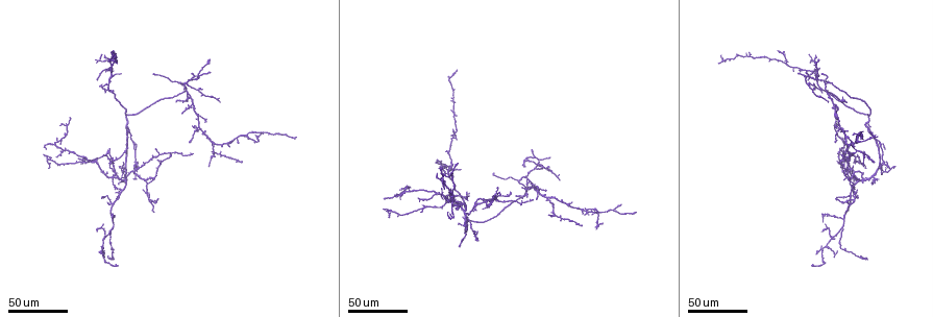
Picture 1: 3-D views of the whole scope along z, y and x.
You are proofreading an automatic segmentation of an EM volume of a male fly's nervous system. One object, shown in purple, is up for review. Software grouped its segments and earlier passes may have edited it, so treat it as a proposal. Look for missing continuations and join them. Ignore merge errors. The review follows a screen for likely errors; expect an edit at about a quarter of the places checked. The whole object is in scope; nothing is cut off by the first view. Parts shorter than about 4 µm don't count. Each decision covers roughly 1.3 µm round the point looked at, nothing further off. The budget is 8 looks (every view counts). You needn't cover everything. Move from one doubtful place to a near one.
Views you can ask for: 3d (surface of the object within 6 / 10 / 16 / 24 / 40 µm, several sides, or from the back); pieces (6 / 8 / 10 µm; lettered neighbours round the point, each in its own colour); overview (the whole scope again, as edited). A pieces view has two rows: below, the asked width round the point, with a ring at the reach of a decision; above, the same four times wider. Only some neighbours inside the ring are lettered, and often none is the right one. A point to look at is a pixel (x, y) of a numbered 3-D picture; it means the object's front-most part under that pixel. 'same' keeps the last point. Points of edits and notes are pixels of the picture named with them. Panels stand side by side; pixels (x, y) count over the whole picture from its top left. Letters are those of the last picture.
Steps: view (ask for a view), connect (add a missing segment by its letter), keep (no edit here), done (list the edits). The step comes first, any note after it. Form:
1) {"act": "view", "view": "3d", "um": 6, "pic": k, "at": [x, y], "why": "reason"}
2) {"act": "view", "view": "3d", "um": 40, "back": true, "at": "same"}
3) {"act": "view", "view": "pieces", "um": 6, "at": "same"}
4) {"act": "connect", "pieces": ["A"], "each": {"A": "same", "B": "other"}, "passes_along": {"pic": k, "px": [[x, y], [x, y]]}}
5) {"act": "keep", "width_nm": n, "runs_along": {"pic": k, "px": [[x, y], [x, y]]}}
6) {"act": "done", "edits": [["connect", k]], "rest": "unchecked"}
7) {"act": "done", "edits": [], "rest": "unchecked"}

{"act": "view", "view": "3d", "um": 40, "pic": 1, "at": [213, 158], "why": "an open end"}

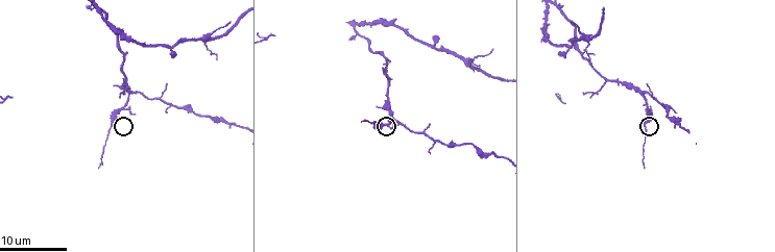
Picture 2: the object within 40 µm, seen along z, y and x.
{"act": "view", "view": "pieces", "um": 10, "pic": 2, "at": [647, 115]}

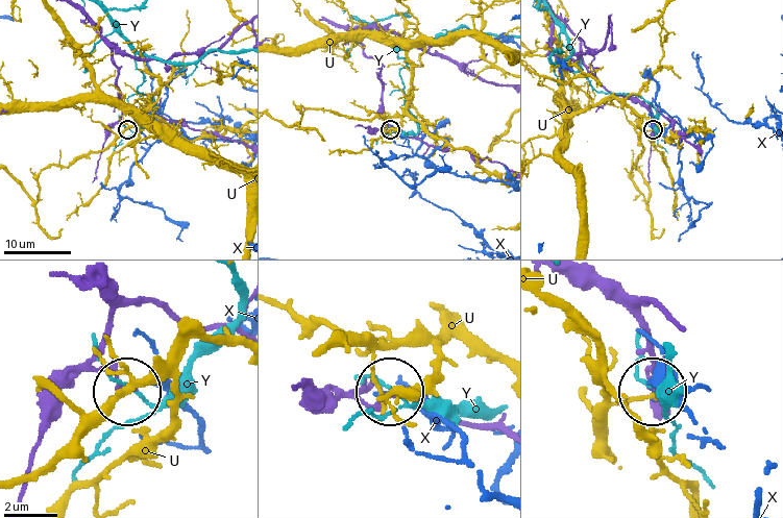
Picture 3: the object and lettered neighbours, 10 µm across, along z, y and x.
{"act": "keep", "width_nm": 140, "each": {"U": "other", "X": "other", "Y": "other"}, "found": "none of them fits"}

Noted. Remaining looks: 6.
{"act": "view", "view": "3d", "um": 40, "pic": 1, "at": [96, 79], "why": "free end"}

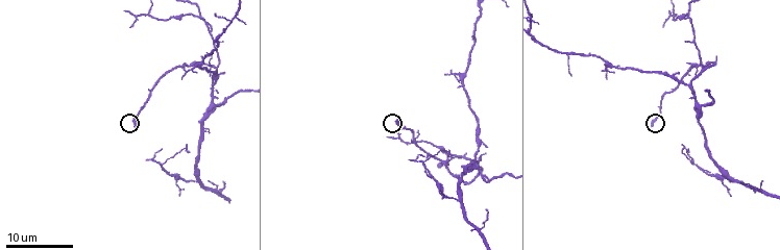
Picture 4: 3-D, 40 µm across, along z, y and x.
{"act": "view", "view": "pieces", "um": 8, "pic": 4, "at": [396, 119]}

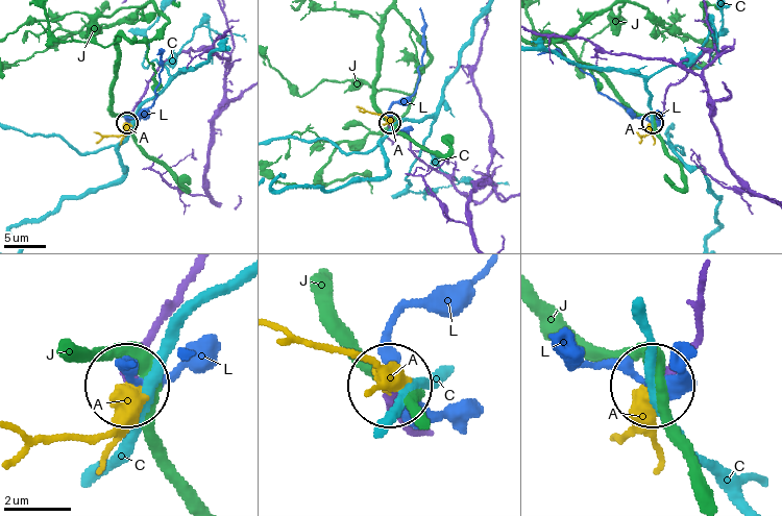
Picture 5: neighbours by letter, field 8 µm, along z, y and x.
{"act": "connect", "pieces": ["A"], "each": {"A": "same", "C": "other", "J": "other", "L": "other"}, "found": "it goes on there"}

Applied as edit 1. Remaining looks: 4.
{"act": "view", "view": "overview"}

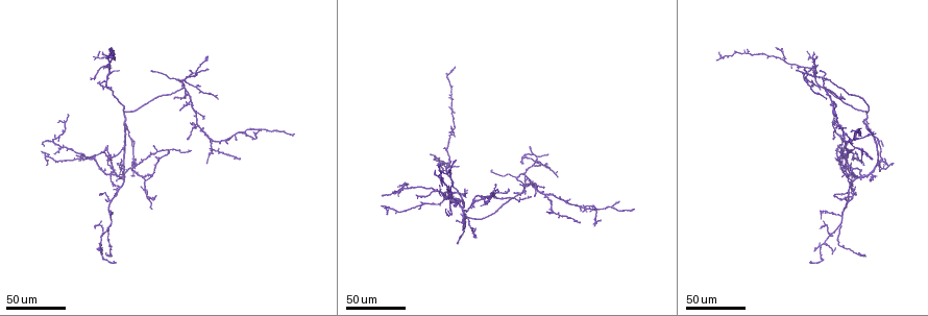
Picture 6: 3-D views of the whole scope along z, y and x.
{"act": "view", "view": "3d", "um": 40, "pic": 6, "at": [457, 165], "why": "free end"}

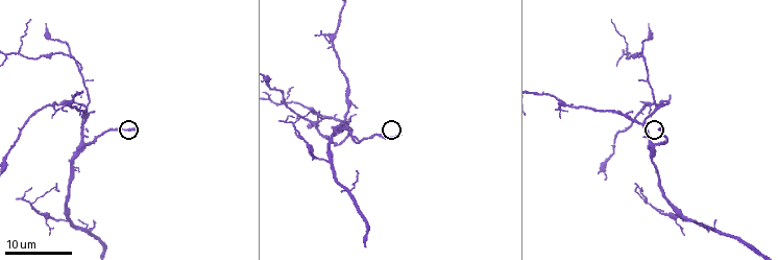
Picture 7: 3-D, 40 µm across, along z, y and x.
{"act": "view", "view": "pieces", "um": 8, "pic": 7, "at": [136, 129]}

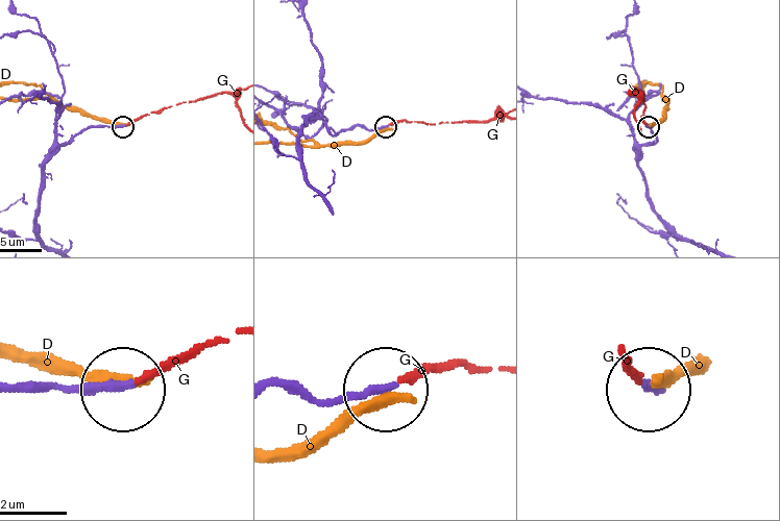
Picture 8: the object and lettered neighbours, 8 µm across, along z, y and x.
{"act": "connect", "pieces": ["G"], "each": {"D": "other", "G": "same"}, "passes_along": {"pic": 8, "px": [[44, 389], [117, 389], [235, 332]]}, "found": "it goes on there"}

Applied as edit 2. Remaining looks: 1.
{"act": "done", "edits": [["connect", 5], ["connect", 8]], "rest": "unchecked"}

